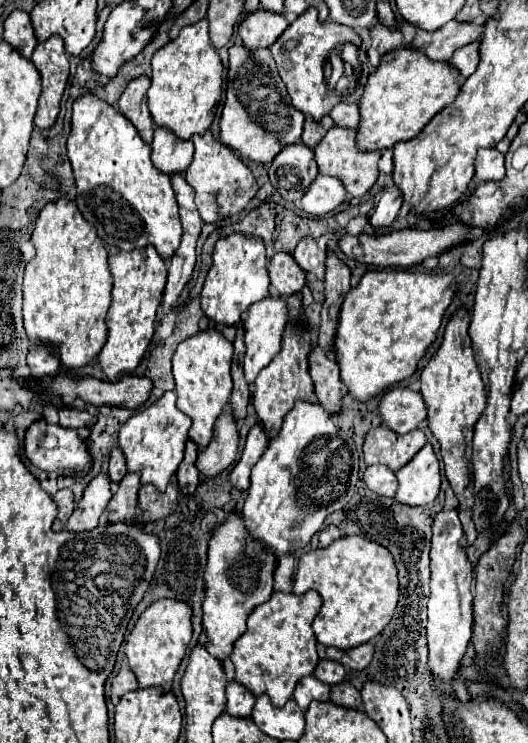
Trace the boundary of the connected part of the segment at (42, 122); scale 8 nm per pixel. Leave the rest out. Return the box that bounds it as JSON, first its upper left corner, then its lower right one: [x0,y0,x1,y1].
[30,35,70,129]

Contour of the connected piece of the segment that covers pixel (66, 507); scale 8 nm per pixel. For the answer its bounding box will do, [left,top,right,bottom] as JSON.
[52,489,74,523]

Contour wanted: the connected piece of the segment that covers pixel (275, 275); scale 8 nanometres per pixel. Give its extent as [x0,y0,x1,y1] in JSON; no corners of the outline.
[270,251,306,295]

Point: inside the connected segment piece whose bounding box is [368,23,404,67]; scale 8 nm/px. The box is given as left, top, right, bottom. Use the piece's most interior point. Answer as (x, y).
(384, 39)

